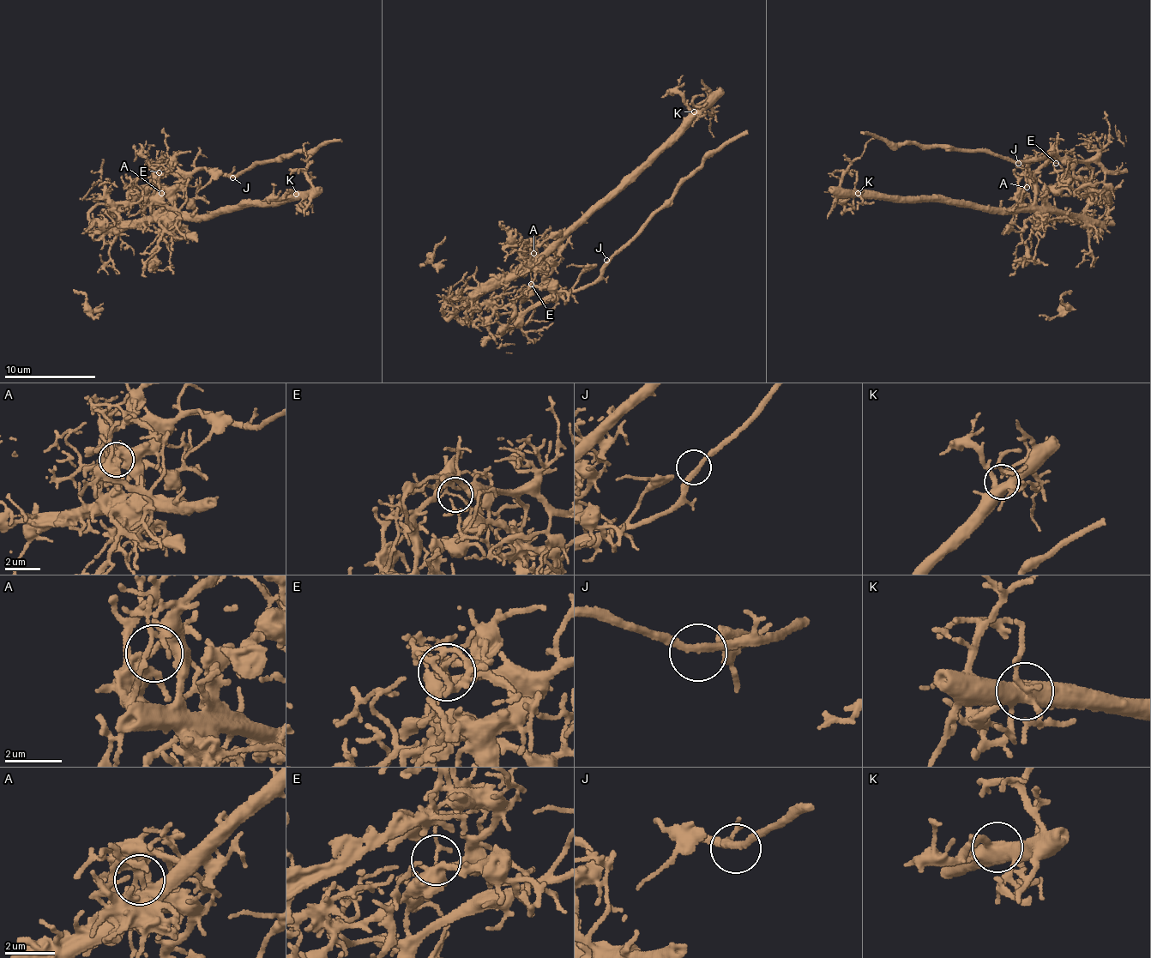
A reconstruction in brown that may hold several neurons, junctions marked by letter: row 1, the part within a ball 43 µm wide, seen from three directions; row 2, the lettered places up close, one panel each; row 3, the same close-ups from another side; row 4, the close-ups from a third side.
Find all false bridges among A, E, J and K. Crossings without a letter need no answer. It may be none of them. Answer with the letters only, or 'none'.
A, E

